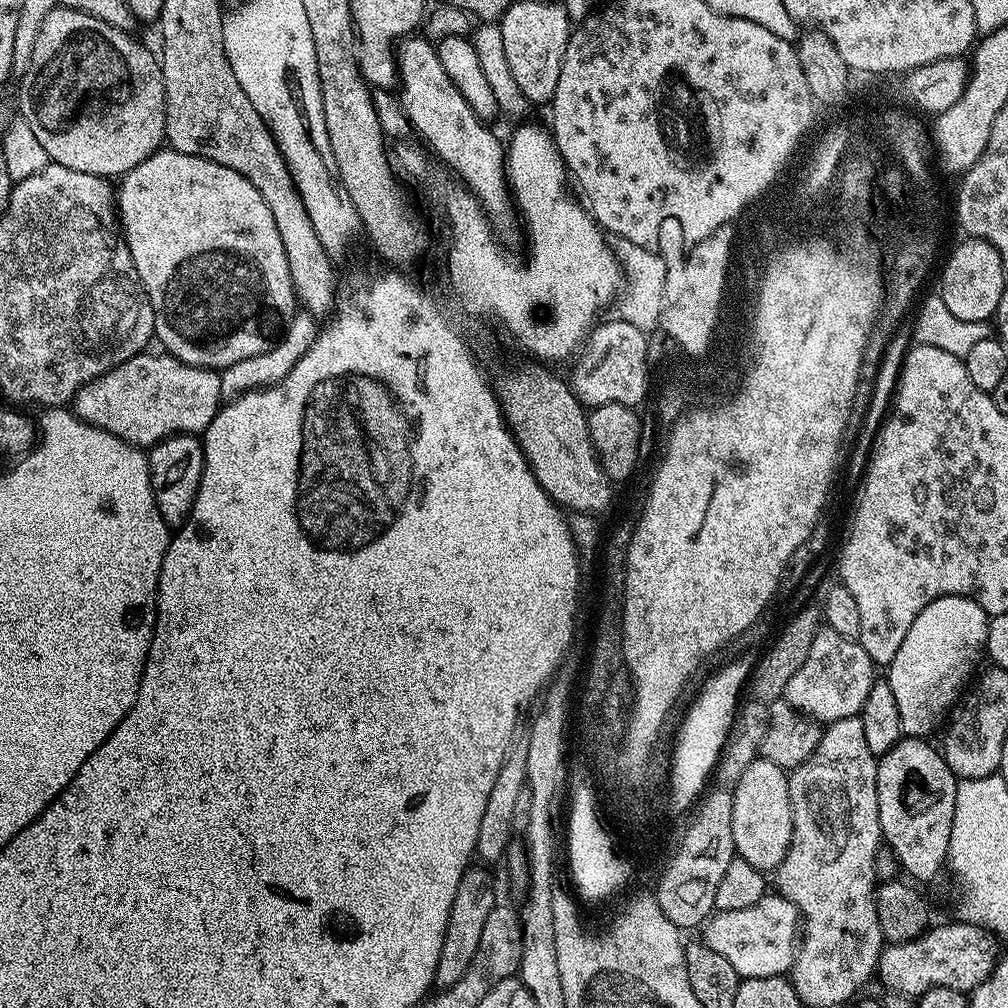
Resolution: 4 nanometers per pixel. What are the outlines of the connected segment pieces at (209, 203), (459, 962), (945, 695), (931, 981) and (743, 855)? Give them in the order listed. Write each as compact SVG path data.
M161 150L146 158L146 162L138 165L133 172L125 172L119 184L118 220L122 225L122 235L128 242L134 270L138 270L138 278L142 278L142 286L154 310L154 336L157 341L160 339L160 344L164 347L161 349L167 355L178 358L190 366L222 370L226 366L234 366L234 362L242 362L242 358L254 358L254 354L262 354L273 348L288 328L292 317L296 315L298 298L290 278L286 250L282 250L282 238L278 238L278 226L274 226L274 214L270 214L270 206L266 206L262 194L258 194L258 190L250 186L250 182L246 182L242 174L226 166L218 166L218 162L173 150Z
M470 866L462 874L458 882L458 894L454 894L454 906L450 906L450 918L446 922L446 938L442 938L442 955L438 957L436 971L437 989L443 990L454 986L462 974L470 968L478 954L478 942L482 942L482 930L486 926L486 918L490 918L490 910L498 903L496 888L492 885L492 876L484 868Z
M939 596L930 602L930 606L926 606L926 610L922 610L922 614L918 614L918 618L914 618L910 630L906 630L906 638L902 638L902 646L898 646L898 654L894 654L892 661L886 665L886 679L890 690L894 690L894 702L900 715L900 731L904 736L931 737L931 732L941 727L940 719L944 715L945 719L953 711L966 685L973 679L972 671L976 663L980 656L982 660L985 655L989 619L988 613L978 606L978 602L965 596Z
M955 923L929 927L927 932L908 942L888 944L880 956L878 980L889 984L893 993L909 998L918 998L934 986L950 986L950 990L971 994L994 970L998 940L987 928Z
M758 758L746 766L742 778L738 778L735 788L731 789L736 856L765 874L775 873L782 858L786 858L786 850L792 841L794 822L788 777L789 773L776 765L775 760Z

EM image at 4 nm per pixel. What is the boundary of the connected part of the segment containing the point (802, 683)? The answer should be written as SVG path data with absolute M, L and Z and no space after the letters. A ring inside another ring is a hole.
M822 626L814 638L814 646L810 646L810 654L806 654L806 662L802 662L802 670L786 682L783 699L800 712L830 725L842 718L859 716L866 694L870 694L877 679L875 671L870 654L862 650L859 640L842 638L842 634Z

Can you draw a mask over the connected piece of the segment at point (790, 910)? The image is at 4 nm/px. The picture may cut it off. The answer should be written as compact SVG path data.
M766 894L746 910L726 910L709 916L702 928L702 940L722 954L741 978L770 978L791 973L801 928L802 917L794 902L779 894Z

